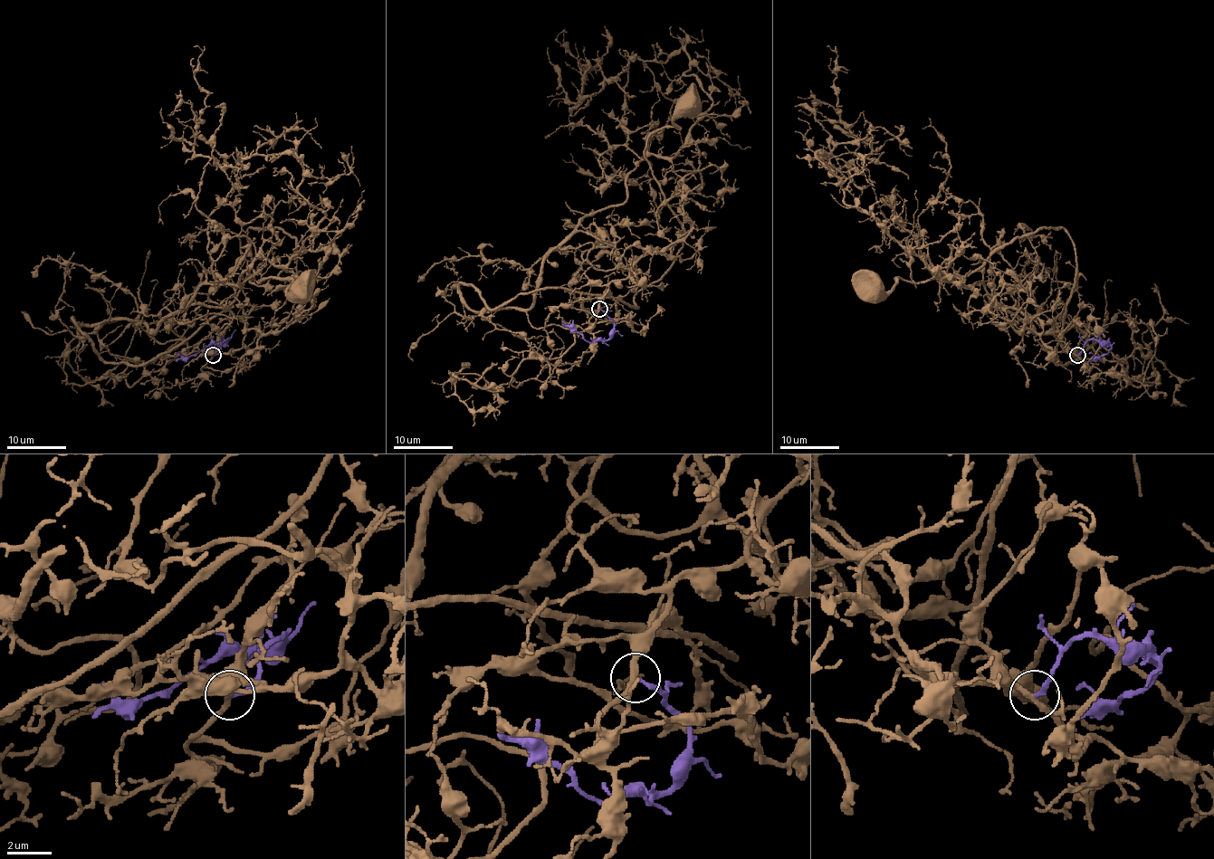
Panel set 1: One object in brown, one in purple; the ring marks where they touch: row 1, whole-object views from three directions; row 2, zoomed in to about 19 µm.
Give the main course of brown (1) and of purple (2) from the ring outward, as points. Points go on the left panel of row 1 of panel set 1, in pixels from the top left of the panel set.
1: (213, 356), (226, 310), (71, 318), (146, 364), (249, 229), (302, 293)
2: (213, 356), (226, 339), (220, 343), (208, 343), (187, 357), (176, 354)

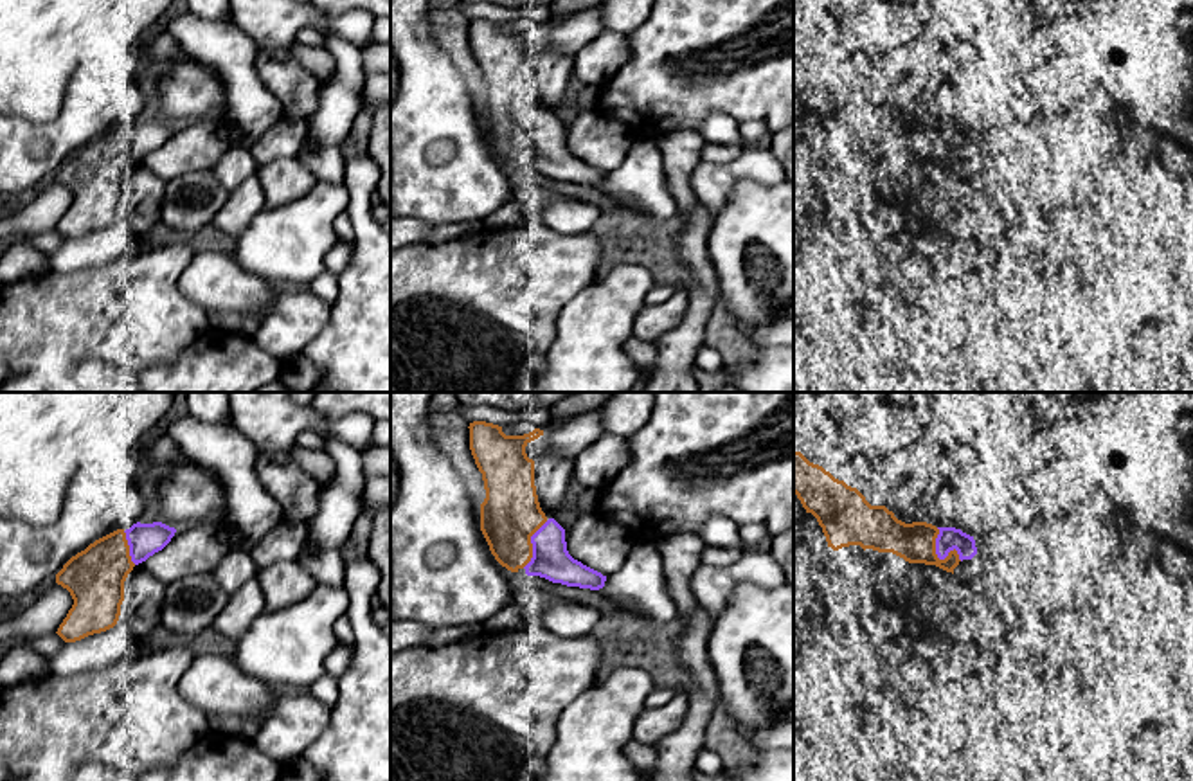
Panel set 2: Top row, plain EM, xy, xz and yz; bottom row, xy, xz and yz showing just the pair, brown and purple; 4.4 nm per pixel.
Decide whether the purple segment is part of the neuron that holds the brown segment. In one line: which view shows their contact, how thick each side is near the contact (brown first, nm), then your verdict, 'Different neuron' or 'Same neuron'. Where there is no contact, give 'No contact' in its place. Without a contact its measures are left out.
Touches brown in yz. Thickness 180 nm (brown) against 110 nm. Same neuron

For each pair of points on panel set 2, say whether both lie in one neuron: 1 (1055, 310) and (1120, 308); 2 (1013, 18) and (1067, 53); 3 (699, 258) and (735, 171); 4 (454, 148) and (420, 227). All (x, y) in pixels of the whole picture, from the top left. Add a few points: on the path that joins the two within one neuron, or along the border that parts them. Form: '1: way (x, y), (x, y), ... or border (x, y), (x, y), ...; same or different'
1: border (1066, 297), (1069, 308), (1067, 351); different
2: border (1039, 18), (1013, 47); different
3: border (699, 200), (713, 216); different
4: border (409, 216), (421, 218), (432, 225); different

